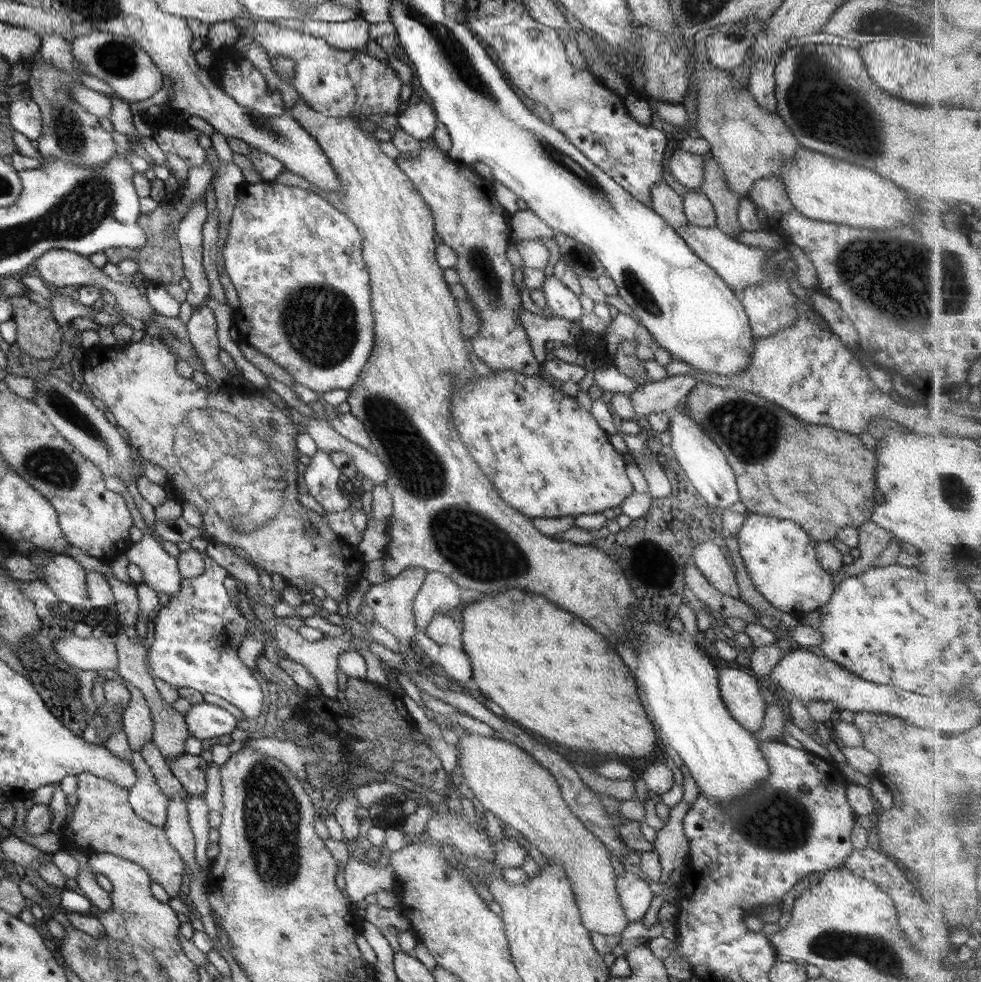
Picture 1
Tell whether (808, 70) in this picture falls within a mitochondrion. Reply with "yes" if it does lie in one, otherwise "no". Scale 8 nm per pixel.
yes

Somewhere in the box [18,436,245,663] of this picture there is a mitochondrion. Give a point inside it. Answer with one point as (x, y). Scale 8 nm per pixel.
(55, 467)

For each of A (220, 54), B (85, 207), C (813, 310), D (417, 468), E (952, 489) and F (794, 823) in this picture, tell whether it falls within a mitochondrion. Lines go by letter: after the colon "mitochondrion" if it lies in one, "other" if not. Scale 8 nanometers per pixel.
A: other
B: mitochondrion
C: other
D: mitochondrion
E: mitochondrion
F: mitochondrion

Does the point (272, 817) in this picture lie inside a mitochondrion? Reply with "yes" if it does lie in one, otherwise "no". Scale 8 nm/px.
yes

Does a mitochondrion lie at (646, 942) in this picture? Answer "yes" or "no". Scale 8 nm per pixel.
no

